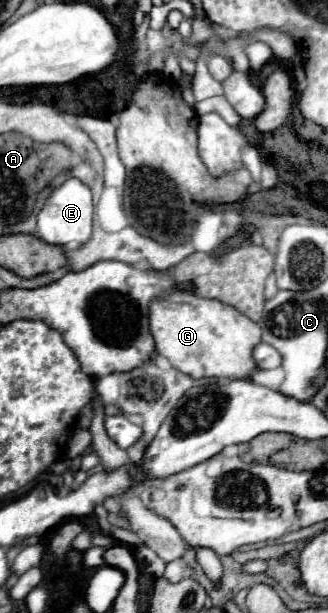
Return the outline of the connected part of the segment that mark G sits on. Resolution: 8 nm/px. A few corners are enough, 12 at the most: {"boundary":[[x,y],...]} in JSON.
{"boundary":[[220,300],[150,304],[156,352],[200,378],[248,378],[260,324]]}

